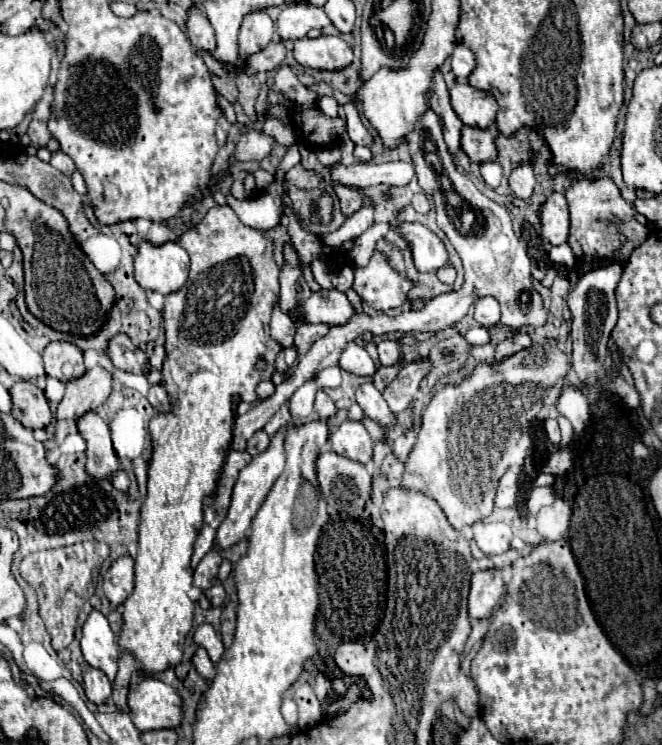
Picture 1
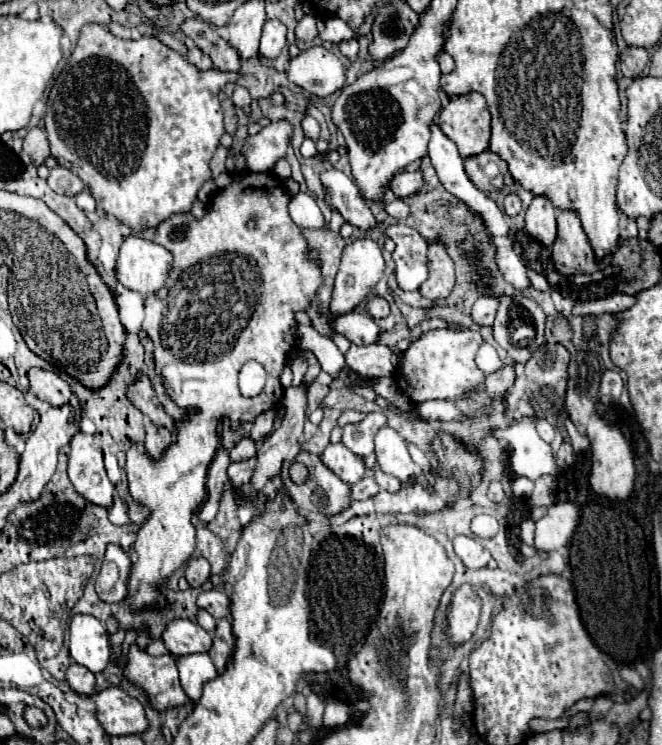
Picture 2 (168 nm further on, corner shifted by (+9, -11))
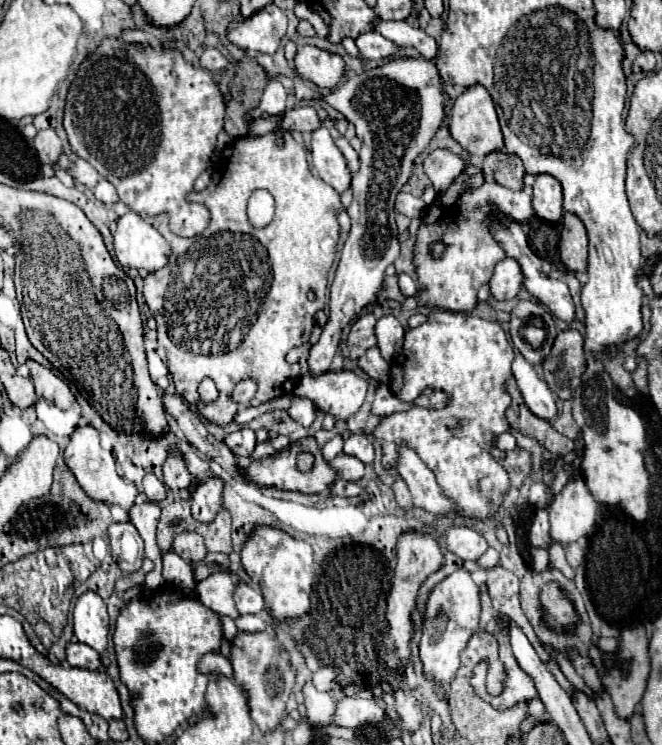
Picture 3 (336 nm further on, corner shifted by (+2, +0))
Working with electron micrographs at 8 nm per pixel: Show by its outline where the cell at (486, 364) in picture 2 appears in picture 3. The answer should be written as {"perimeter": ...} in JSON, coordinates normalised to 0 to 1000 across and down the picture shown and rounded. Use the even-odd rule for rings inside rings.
{"perimeter":[[[782,471],[773,487],[773,498],[776,498],[782,522],[798,549],[819,562],[834,565],[840,560],[840,533],[831,525],[831,519],[825,517],[825,511],[819,511],[816,501]]]}

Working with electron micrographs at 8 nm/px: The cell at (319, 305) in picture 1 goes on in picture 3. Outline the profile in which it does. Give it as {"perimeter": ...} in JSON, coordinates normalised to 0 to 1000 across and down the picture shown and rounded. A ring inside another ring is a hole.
{"perimeter":[[[580,423],[568,434],[568,452],[571,452],[571,466],[577,471],[577,479],[589,487],[598,474],[607,468],[610,458],[610,439],[595,423]]]}

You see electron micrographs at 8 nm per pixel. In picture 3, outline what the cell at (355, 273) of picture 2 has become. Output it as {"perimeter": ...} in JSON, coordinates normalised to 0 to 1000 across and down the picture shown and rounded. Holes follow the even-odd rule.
{"perimeter":[[[610,77],[610,79],[586,82],[577,90],[568,90],[568,93],[559,93],[559,95],[529,103],[517,117],[511,117],[505,125],[492,128],[489,133],[498,144],[514,149],[529,165],[535,165],[538,181],[541,181],[541,187],[547,187],[547,200],[544,200],[547,224],[532,238],[535,270],[523,281],[532,294],[532,307],[517,332],[514,353],[511,353],[508,369],[505,369],[505,377],[498,385],[495,434],[489,436],[483,458],[477,463],[471,463],[471,468],[468,468],[465,493],[468,493],[471,503],[480,503],[480,501],[498,495],[502,479],[506,478],[511,458],[517,452],[517,442],[532,428],[541,426],[556,407],[562,407],[568,401],[568,393],[574,391],[577,377],[580,377],[583,358],[598,350],[604,334],[601,334],[601,321],[598,321],[601,310],[598,310],[598,297],[595,297],[595,267],[598,267],[601,256],[607,254],[607,248],[616,243],[625,213],[650,192],[650,187],[662,176],[662,170],[668,165],[668,154],[671,154],[671,141],[668,141],[671,128],[668,128],[662,93],[647,79],[613,79]]]}

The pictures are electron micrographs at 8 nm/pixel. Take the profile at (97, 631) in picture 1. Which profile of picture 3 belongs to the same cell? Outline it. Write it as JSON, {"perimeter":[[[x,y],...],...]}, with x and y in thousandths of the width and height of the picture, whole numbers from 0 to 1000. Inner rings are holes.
{"perimeter":[[[130,793],[112,812],[112,850],[121,863],[136,866],[154,877],[163,866],[163,820],[154,801],[142,793]]]}

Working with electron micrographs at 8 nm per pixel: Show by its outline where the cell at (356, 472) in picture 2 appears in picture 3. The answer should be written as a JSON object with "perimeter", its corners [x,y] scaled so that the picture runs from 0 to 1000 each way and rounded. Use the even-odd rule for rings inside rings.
{"perimeter":[[[514,608],[508,616],[498,619],[498,627],[511,635],[511,640],[523,646],[544,646],[550,640],[550,621],[538,613]]]}

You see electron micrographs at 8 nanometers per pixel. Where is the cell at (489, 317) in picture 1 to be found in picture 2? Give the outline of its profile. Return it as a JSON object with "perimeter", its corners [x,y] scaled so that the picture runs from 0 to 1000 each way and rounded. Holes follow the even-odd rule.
{"perimeter":[[[745,397],[721,400],[721,405],[711,413],[711,427],[721,438],[745,438],[745,427],[751,419],[751,403]]]}

